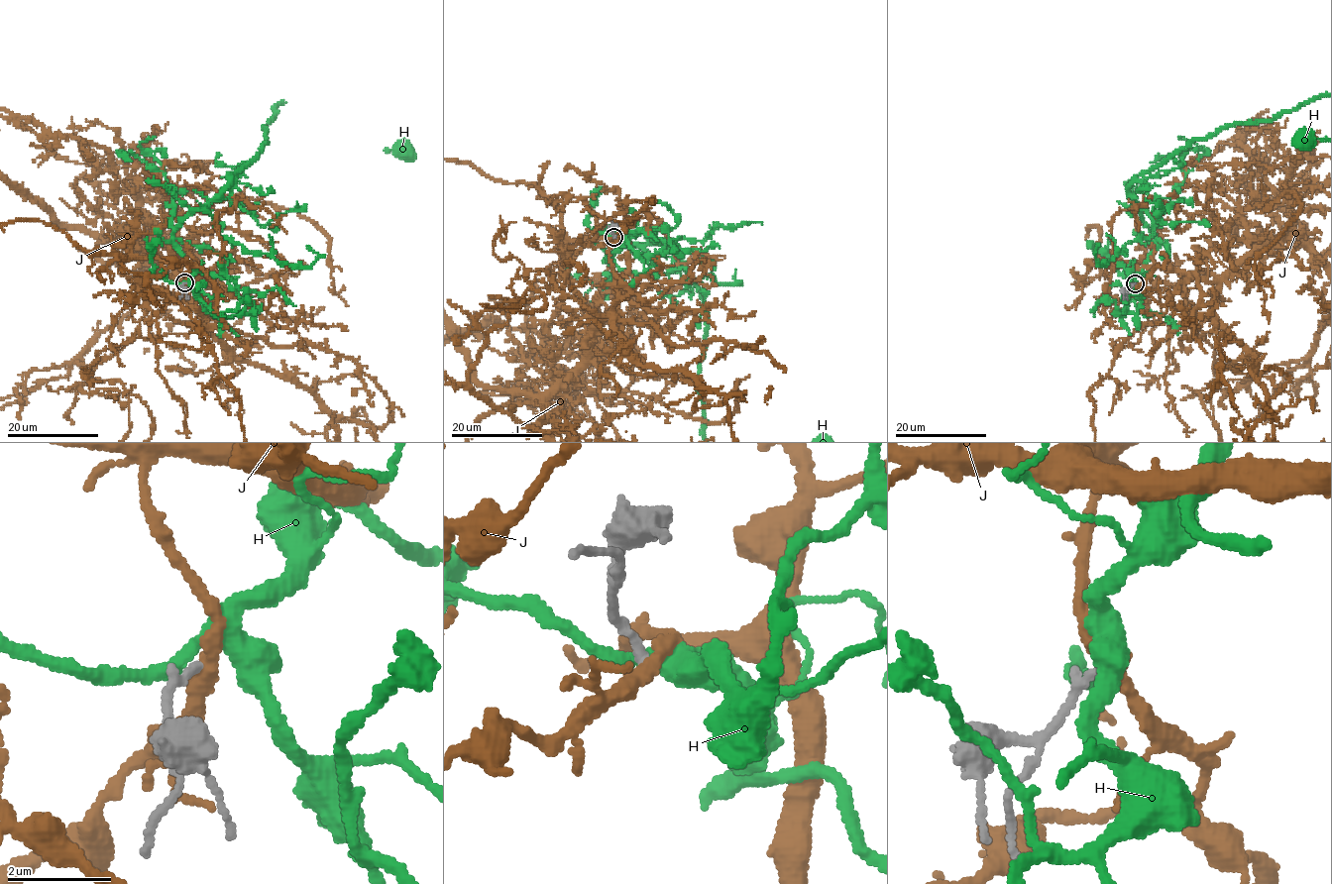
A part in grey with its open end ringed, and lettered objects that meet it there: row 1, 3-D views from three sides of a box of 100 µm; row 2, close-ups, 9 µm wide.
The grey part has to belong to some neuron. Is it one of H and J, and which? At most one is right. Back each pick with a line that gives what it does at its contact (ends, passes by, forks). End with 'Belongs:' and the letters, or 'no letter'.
Belongs: no letter

